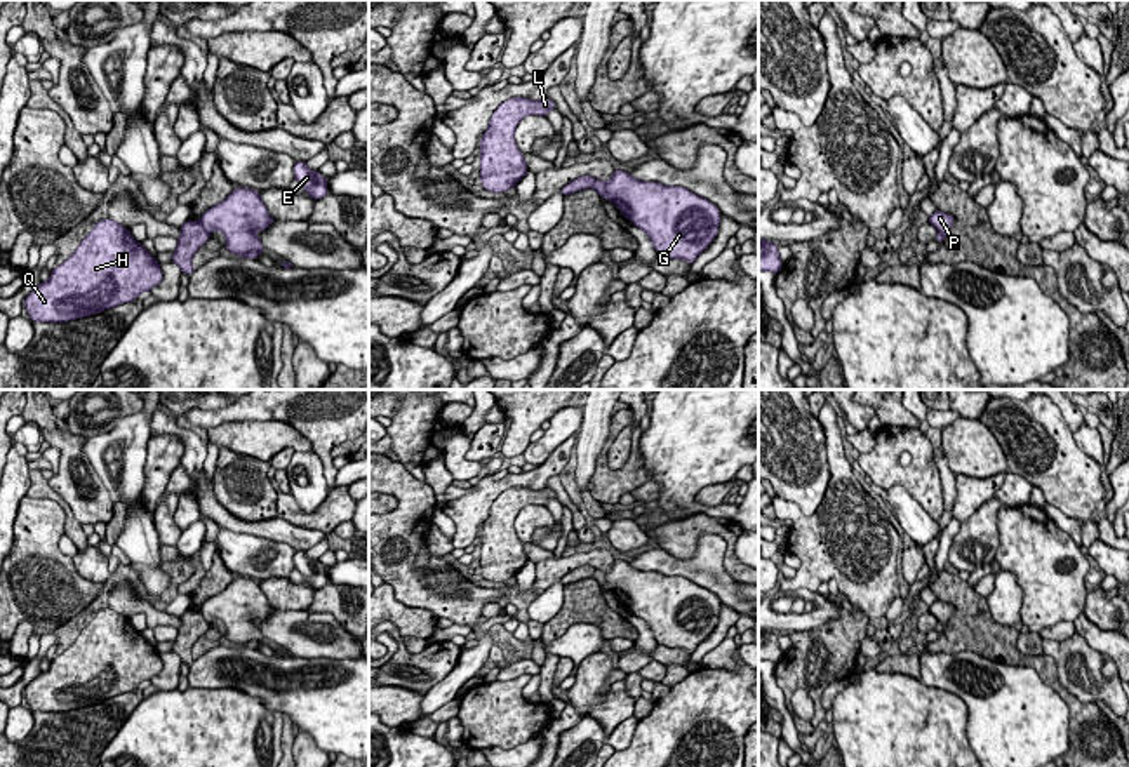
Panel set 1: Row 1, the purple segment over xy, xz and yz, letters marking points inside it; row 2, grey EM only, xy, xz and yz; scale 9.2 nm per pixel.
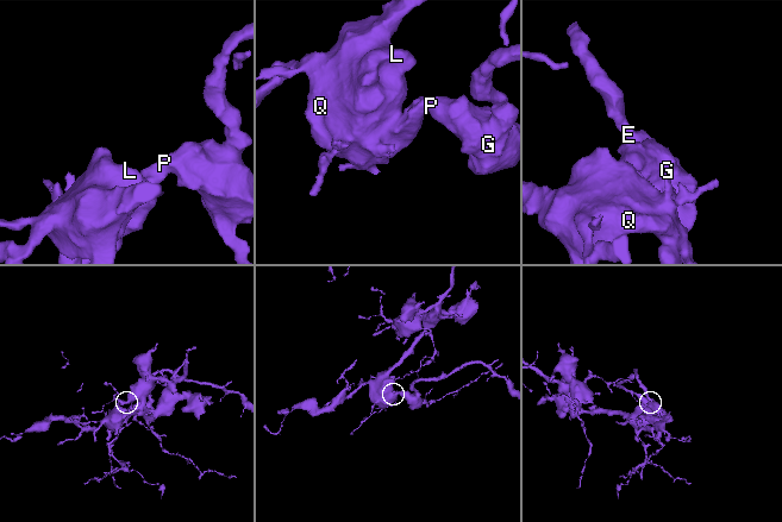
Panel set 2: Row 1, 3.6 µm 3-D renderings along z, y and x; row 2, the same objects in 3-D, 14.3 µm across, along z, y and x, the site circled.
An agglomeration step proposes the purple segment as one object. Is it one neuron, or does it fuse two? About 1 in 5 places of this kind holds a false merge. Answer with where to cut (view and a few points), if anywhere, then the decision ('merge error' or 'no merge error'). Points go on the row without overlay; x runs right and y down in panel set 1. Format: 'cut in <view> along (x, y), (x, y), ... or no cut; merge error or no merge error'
cut in xy along (200, 611), (207, 623); merge error

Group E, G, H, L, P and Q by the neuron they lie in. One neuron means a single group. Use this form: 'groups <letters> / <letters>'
groups E G P / H L Q

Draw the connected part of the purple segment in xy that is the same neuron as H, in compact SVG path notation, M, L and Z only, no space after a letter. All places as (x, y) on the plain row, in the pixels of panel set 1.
M106 607L96 612L78 638L50 661L47 671L38 673L24 687L24 696L31 711L70 711L130 692L158 675L162 666L157 647L132 628L129 617Z

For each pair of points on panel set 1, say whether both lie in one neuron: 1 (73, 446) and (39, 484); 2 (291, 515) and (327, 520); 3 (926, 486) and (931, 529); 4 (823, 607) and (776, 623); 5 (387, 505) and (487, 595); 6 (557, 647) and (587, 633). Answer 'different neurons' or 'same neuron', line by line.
1: different neurons
2: same neuron
3: different neurons
4: same neuron
5: different neurons
6: same neuron

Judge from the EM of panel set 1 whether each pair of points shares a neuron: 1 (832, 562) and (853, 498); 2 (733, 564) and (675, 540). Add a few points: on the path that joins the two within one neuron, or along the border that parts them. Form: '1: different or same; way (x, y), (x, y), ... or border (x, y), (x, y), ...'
1: same; way (837, 546), (848, 536), (848, 513)
2: same; way (731, 543), (731, 538), (719, 526), (696, 526)

